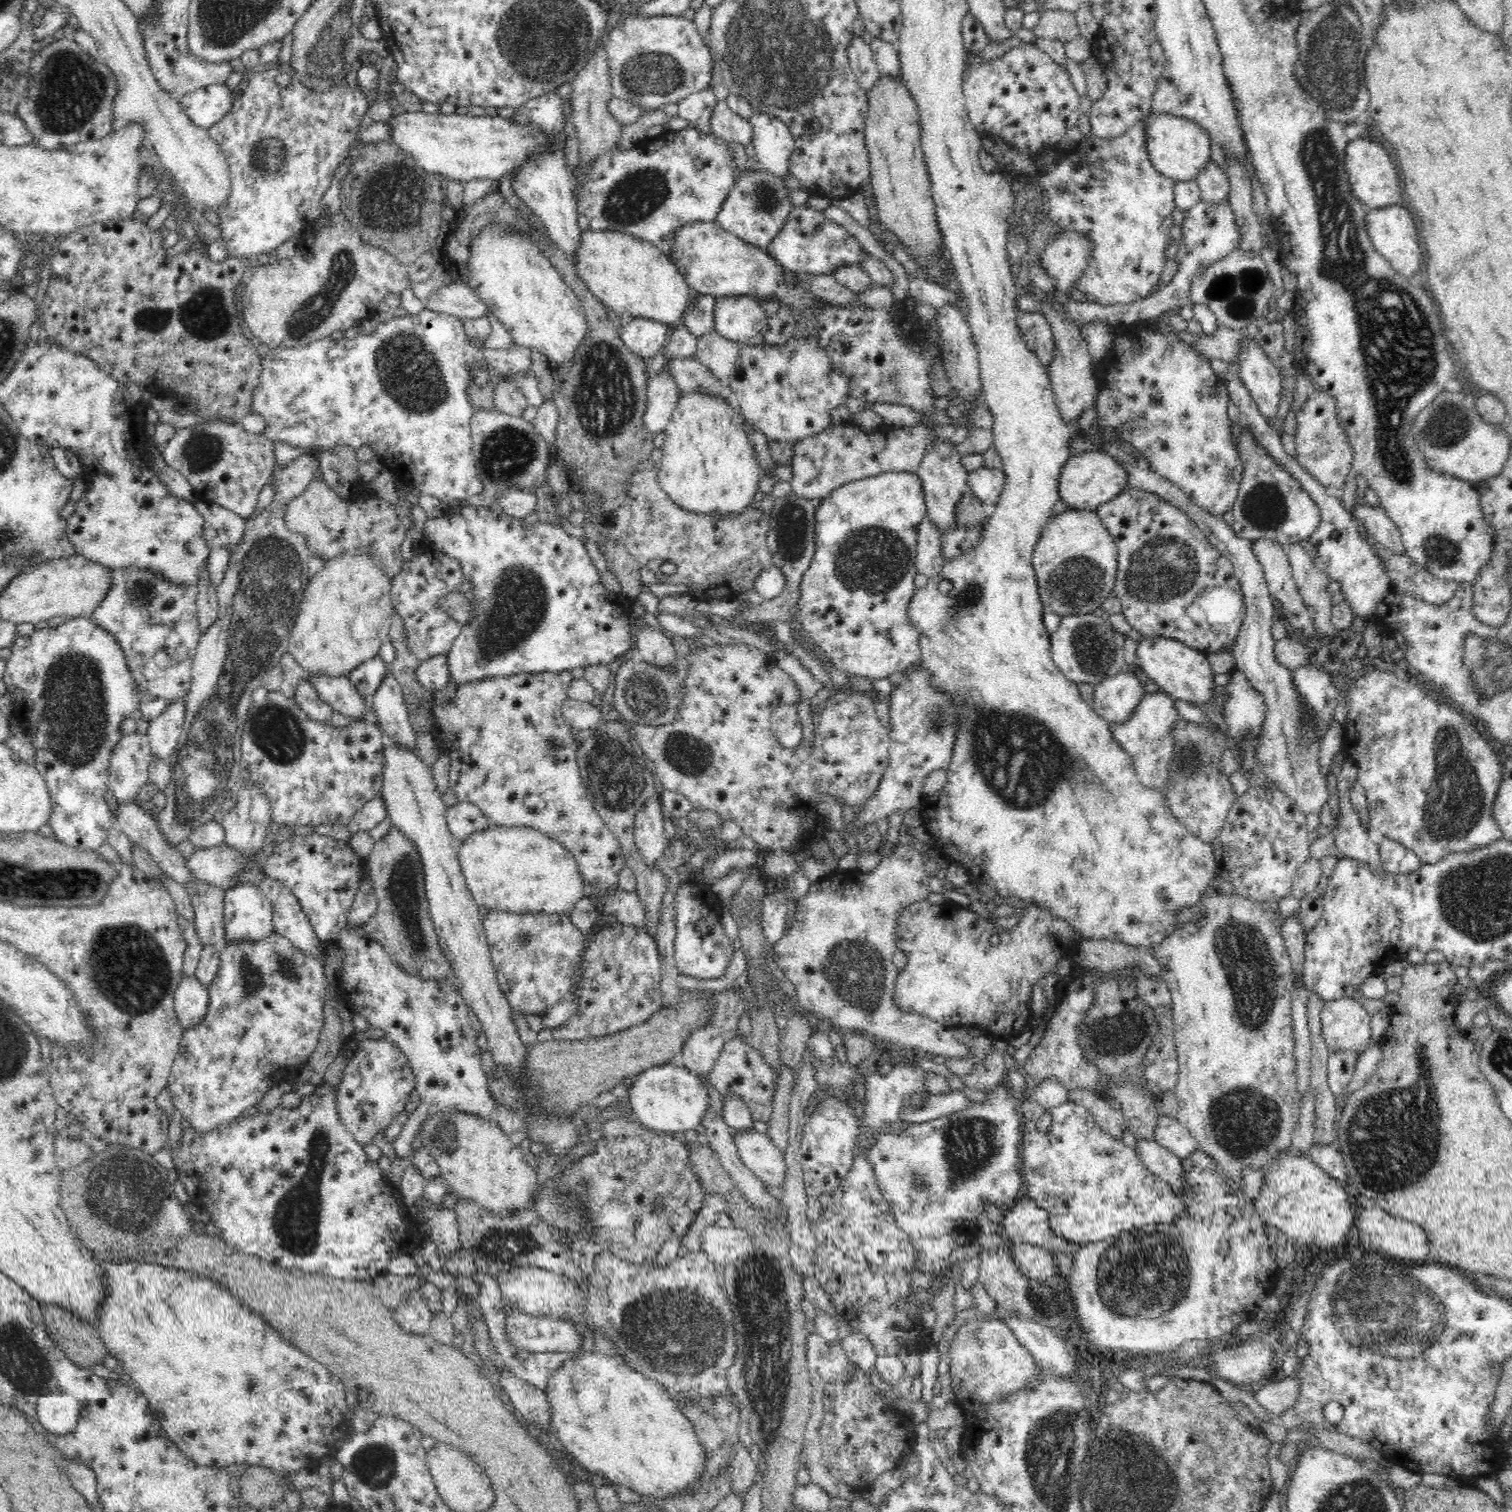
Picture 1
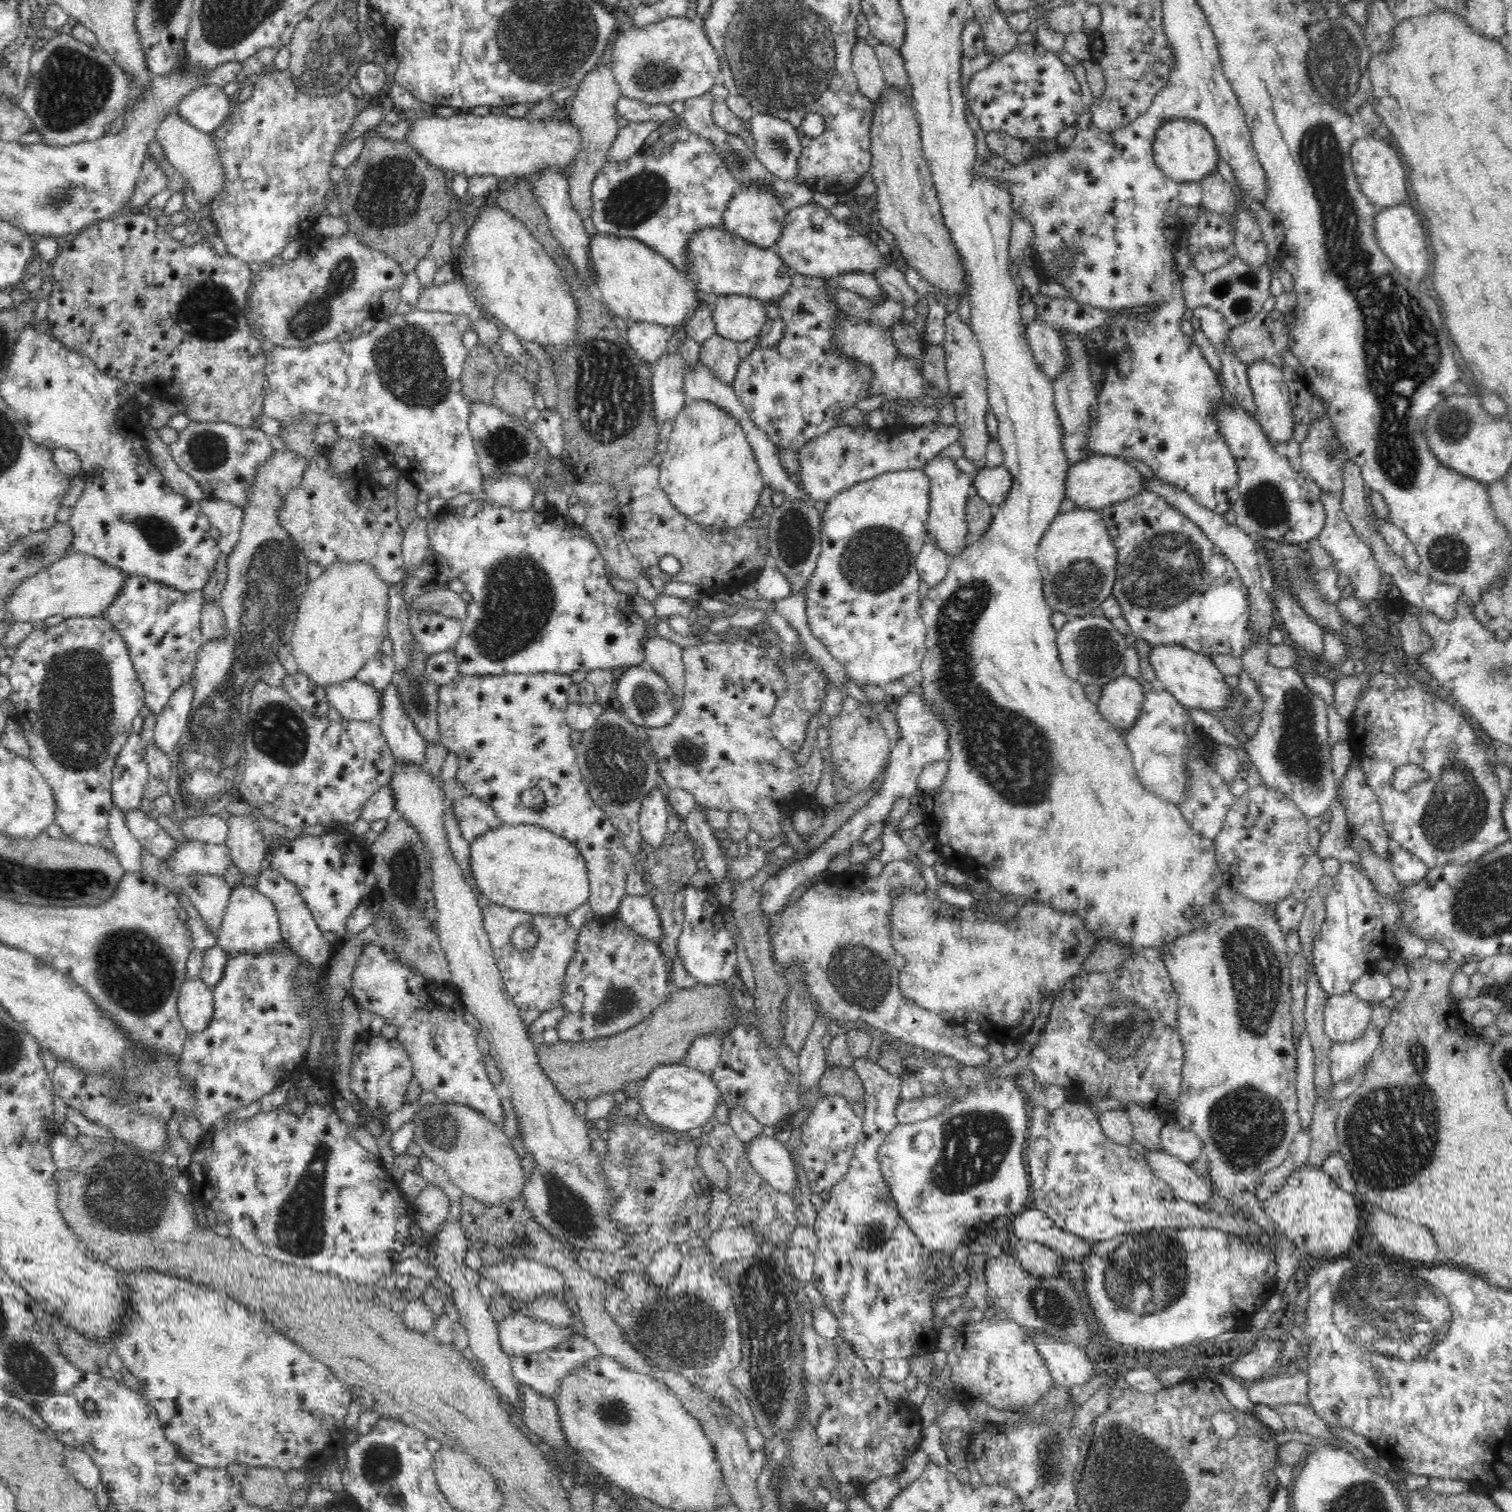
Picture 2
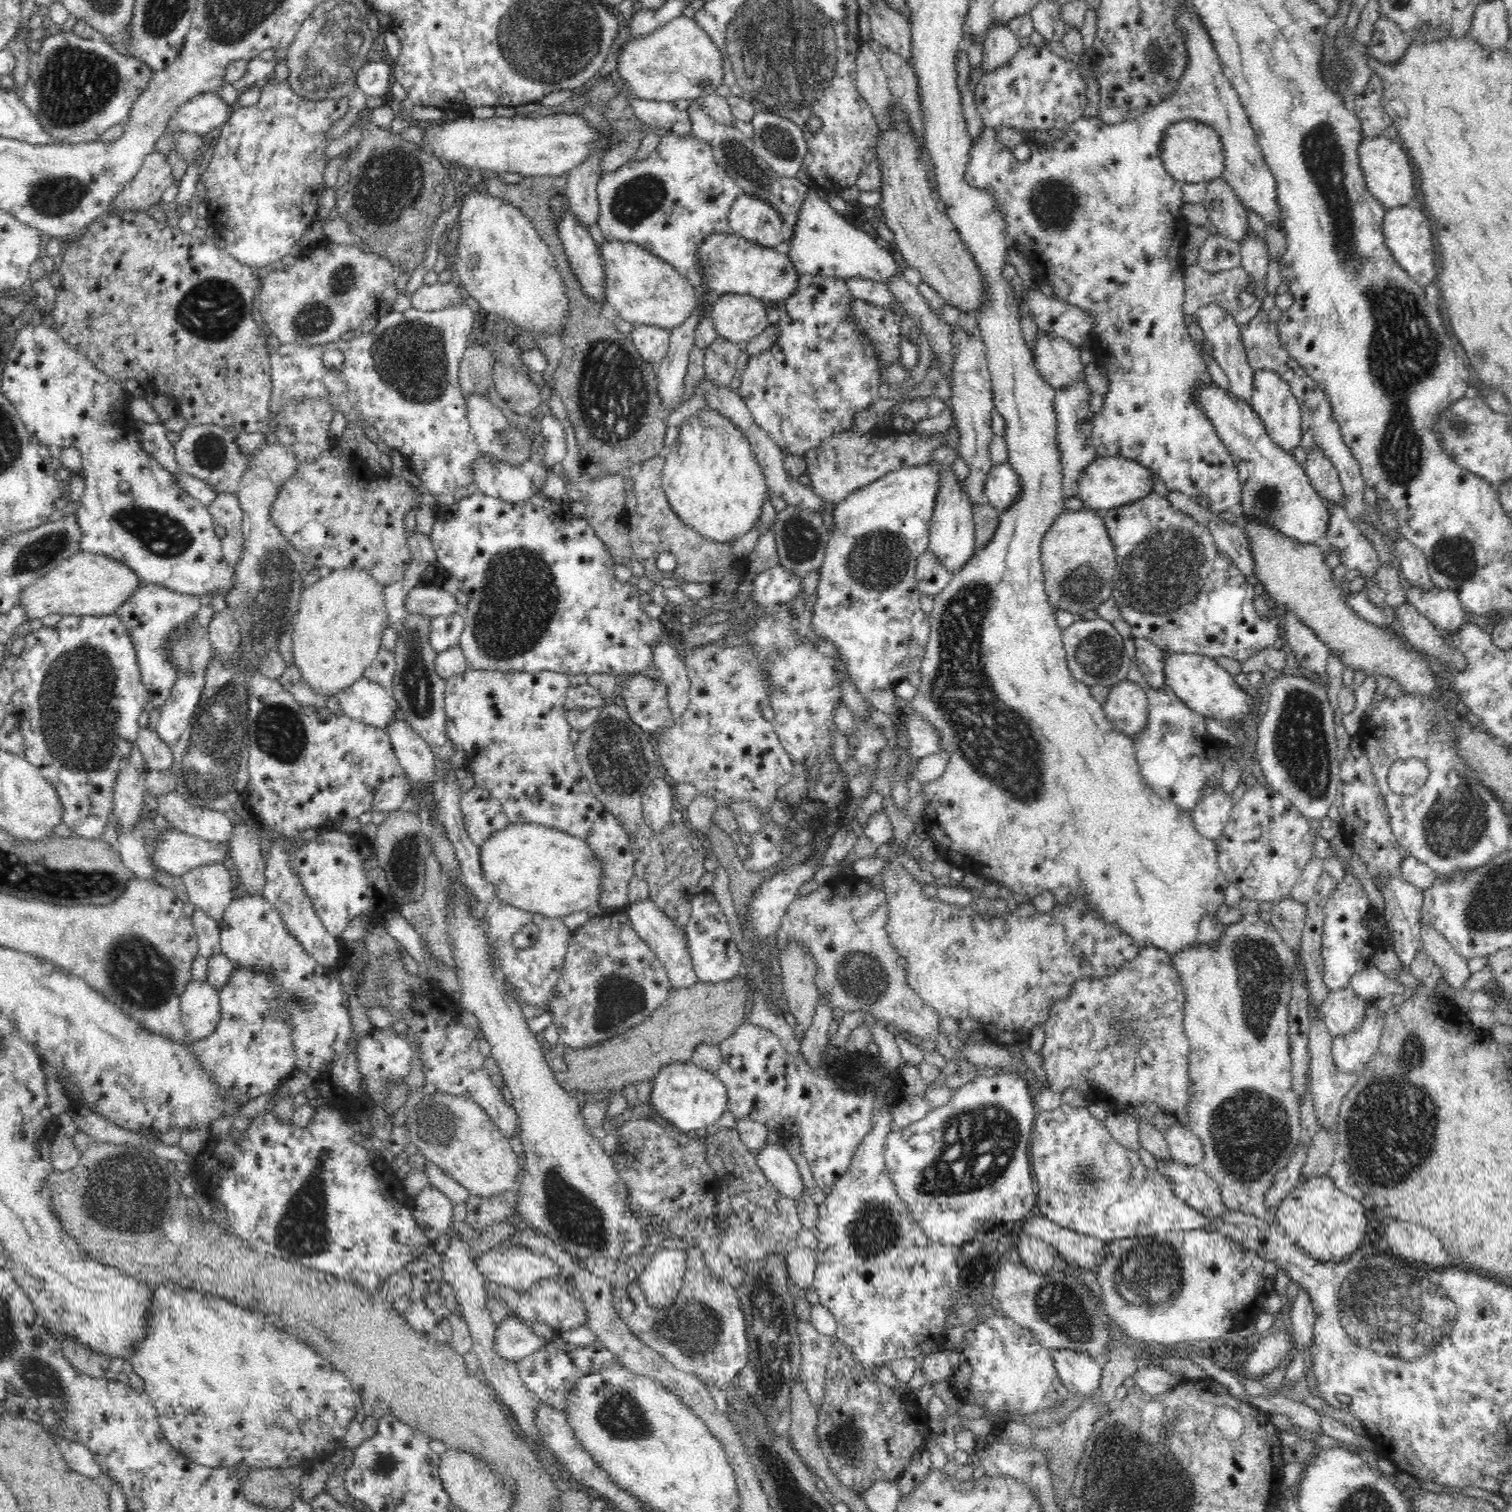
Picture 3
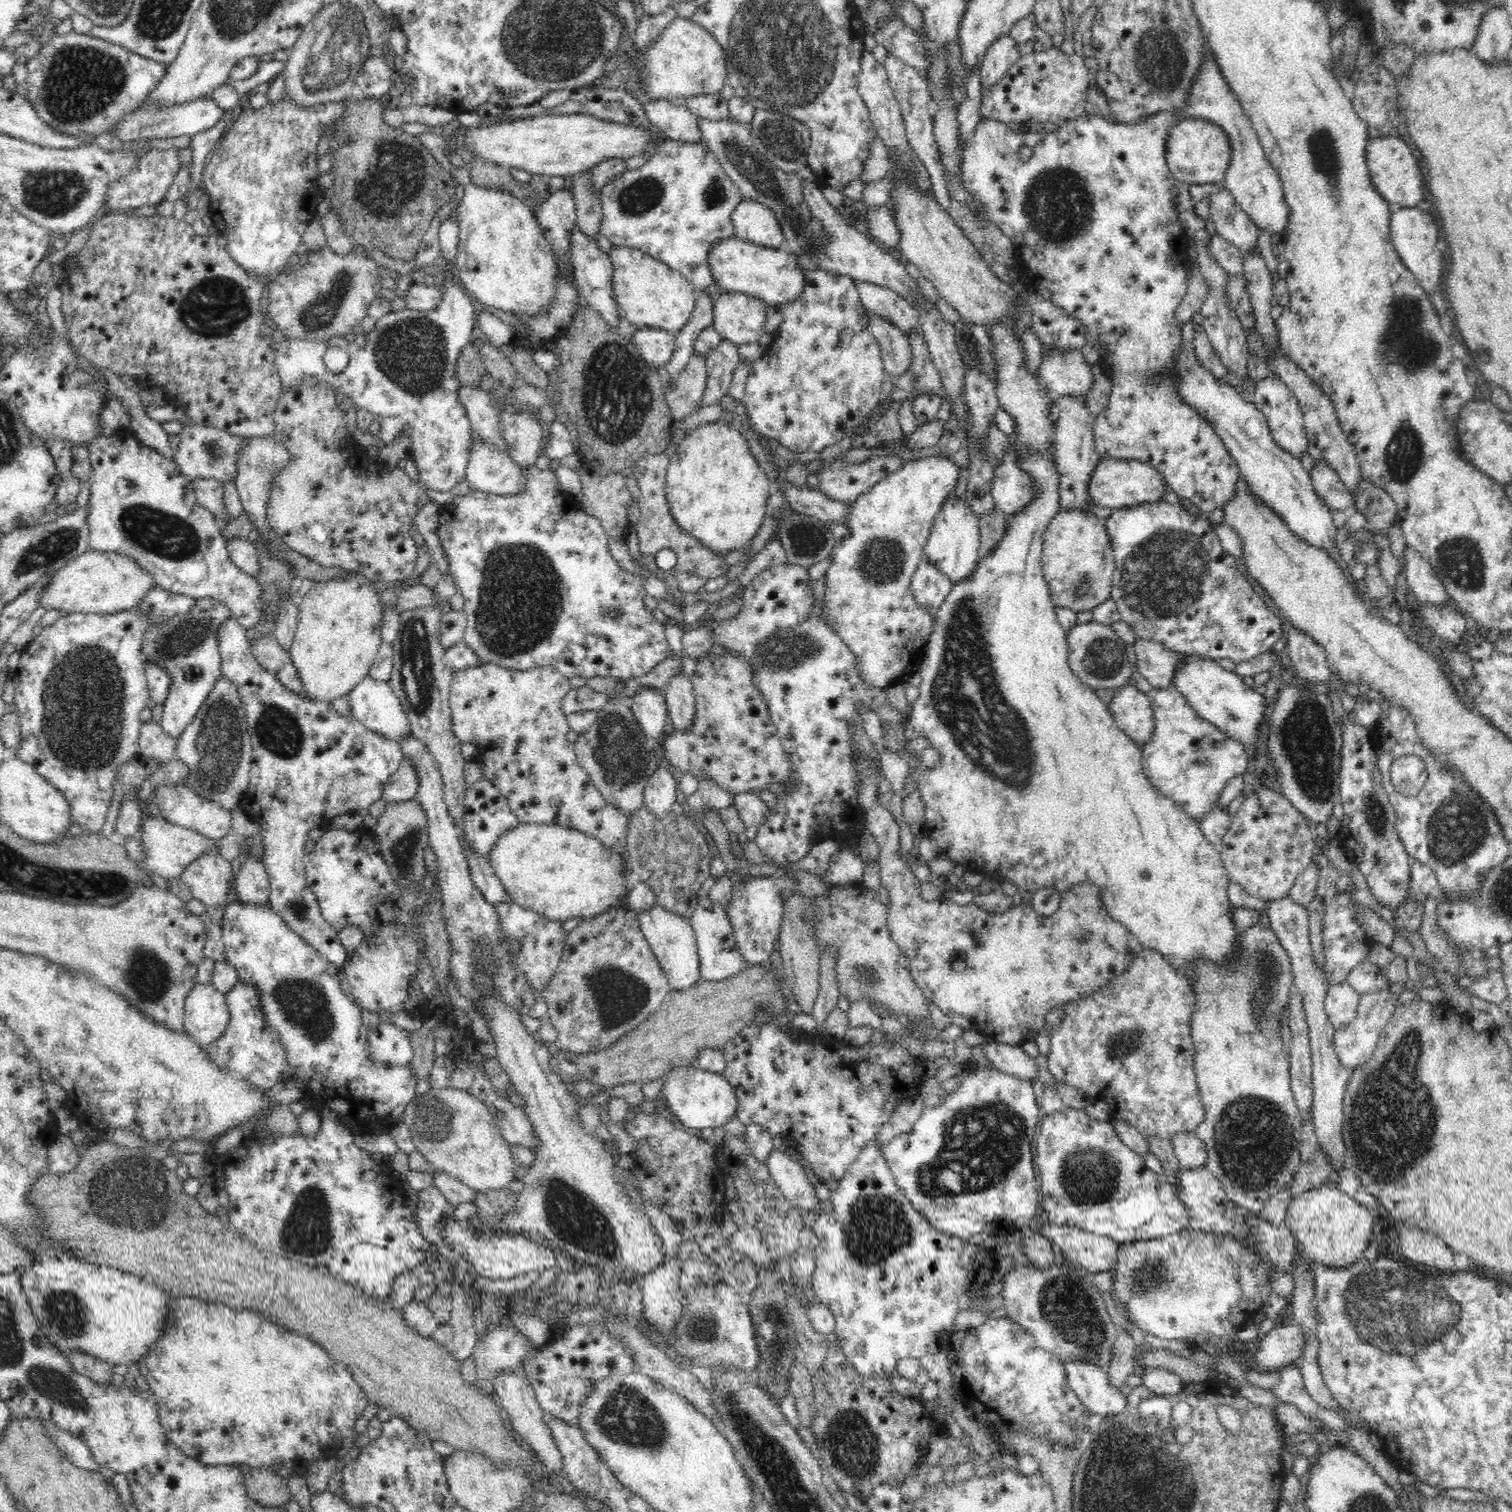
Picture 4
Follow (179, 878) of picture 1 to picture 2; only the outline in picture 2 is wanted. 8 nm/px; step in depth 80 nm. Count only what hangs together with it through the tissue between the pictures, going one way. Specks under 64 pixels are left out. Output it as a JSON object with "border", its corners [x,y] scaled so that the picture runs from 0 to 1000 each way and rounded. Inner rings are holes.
{"border":[[[93,535],[83,537],[82,541],[83,546],[89,554],[94,558],[95,562],[104,566],[106,569],[114,567],[114,565],[116,563],[116,554],[111,552],[103,542],[99,541]]]}

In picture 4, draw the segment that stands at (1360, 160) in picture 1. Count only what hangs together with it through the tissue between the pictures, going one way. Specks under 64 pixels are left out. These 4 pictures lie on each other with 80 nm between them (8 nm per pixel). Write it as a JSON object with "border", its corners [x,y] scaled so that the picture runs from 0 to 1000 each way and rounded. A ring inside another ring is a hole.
{"border":[[[921,90],[907,91],[903,97],[903,108],[910,127],[919,135],[920,140],[930,137],[936,137],[942,133],[942,116],[938,109],[938,104],[934,101],[934,98],[928,92]]]}

